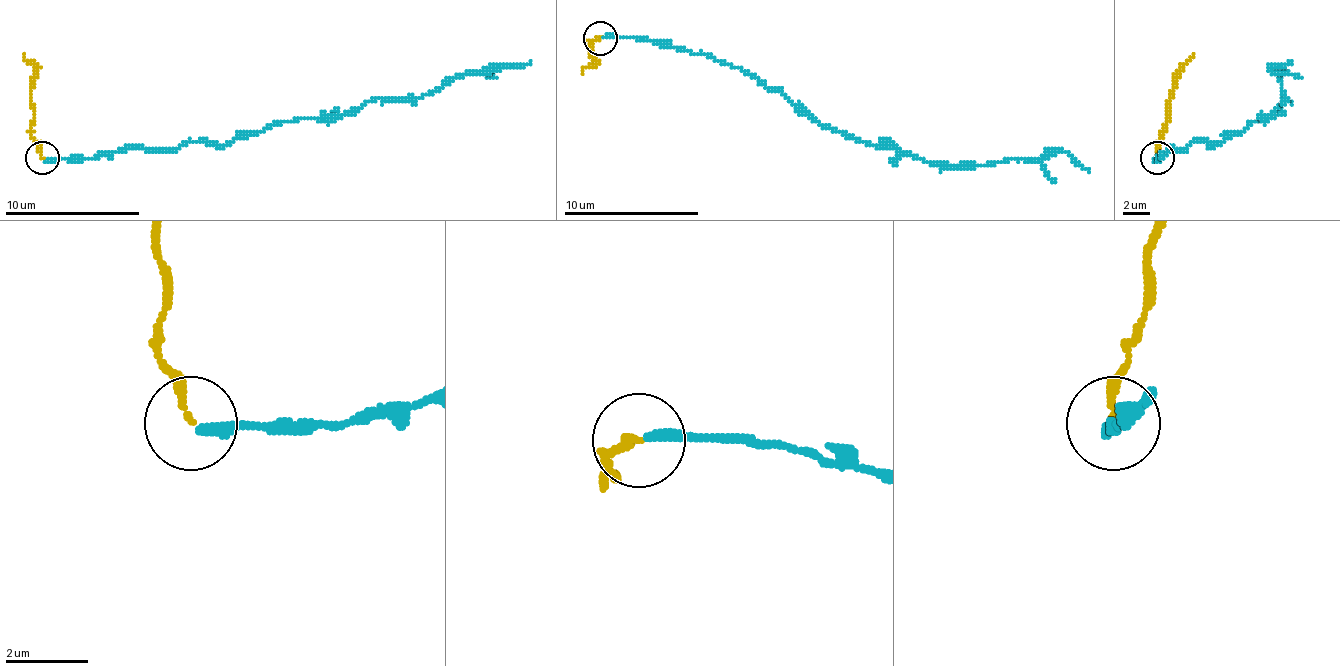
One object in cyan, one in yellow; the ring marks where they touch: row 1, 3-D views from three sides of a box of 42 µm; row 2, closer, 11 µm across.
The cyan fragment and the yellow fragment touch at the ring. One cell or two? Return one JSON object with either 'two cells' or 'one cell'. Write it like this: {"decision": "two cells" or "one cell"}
{"decision": "two cells"}

